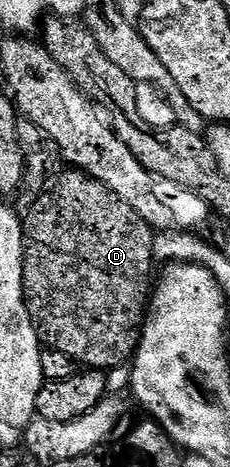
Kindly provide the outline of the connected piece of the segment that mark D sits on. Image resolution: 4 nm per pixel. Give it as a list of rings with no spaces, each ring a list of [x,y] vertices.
[[[78,171],[60,172],[54,178],[50,188],[38,194],[34,201],[35,206],[32,207],[31,214],[26,214],[23,223],[23,242],[25,243],[23,290],[27,300],[27,313],[31,316],[33,327],[39,336],[39,344],[67,355],[69,359],[87,369],[100,371],[116,369],[118,365],[124,364],[134,354],[135,346],[139,343],[141,326],[149,304],[149,286],[153,281],[153,273],[151,277],[151,261],[156,260],[156,234],[153,232],[151,225],[145,223],[145,219],[141,219],[141,215],[137,215],[137,211],[133,211],[133,207],[125,204],[115,193],[110,193],[101,182],[95,181],[92,177],[88,177],[87,174]]]

